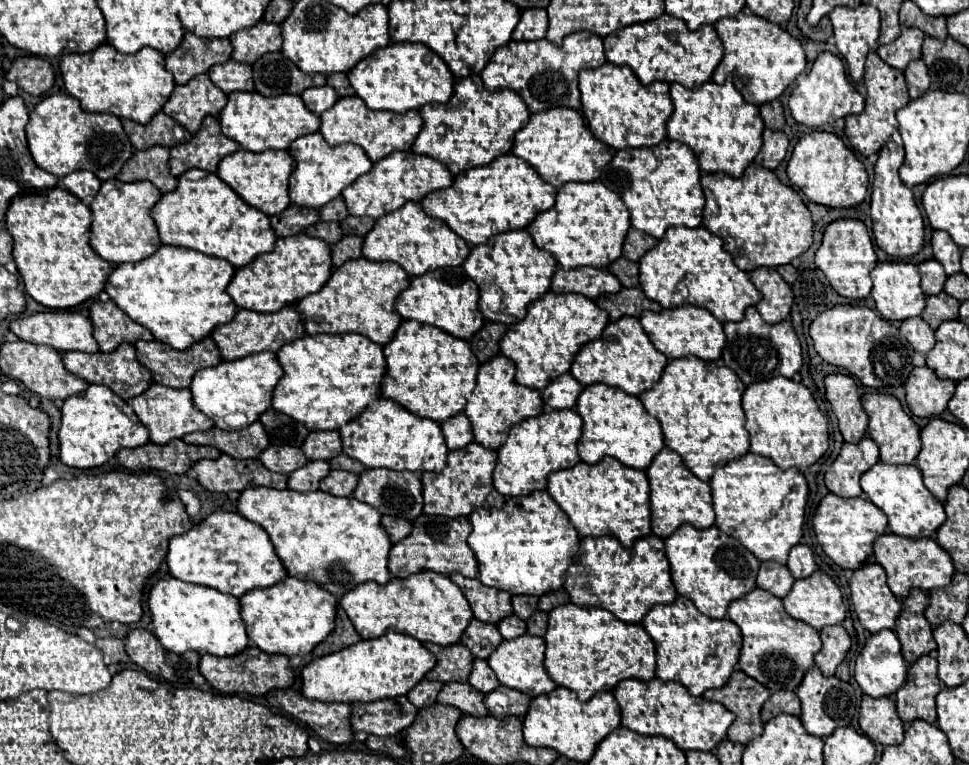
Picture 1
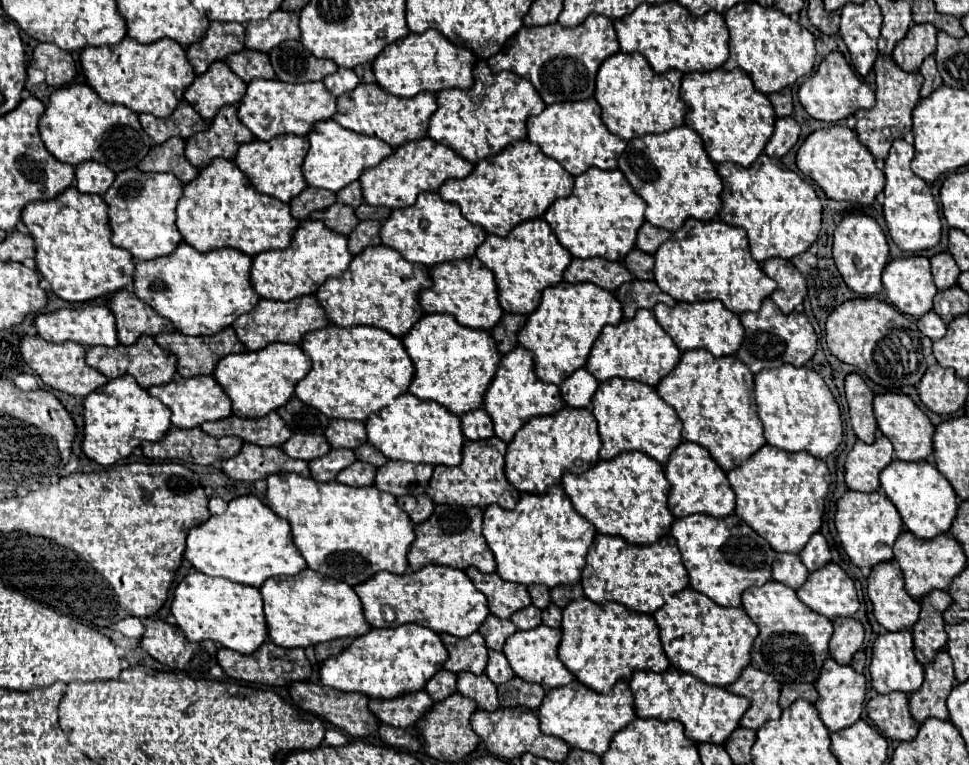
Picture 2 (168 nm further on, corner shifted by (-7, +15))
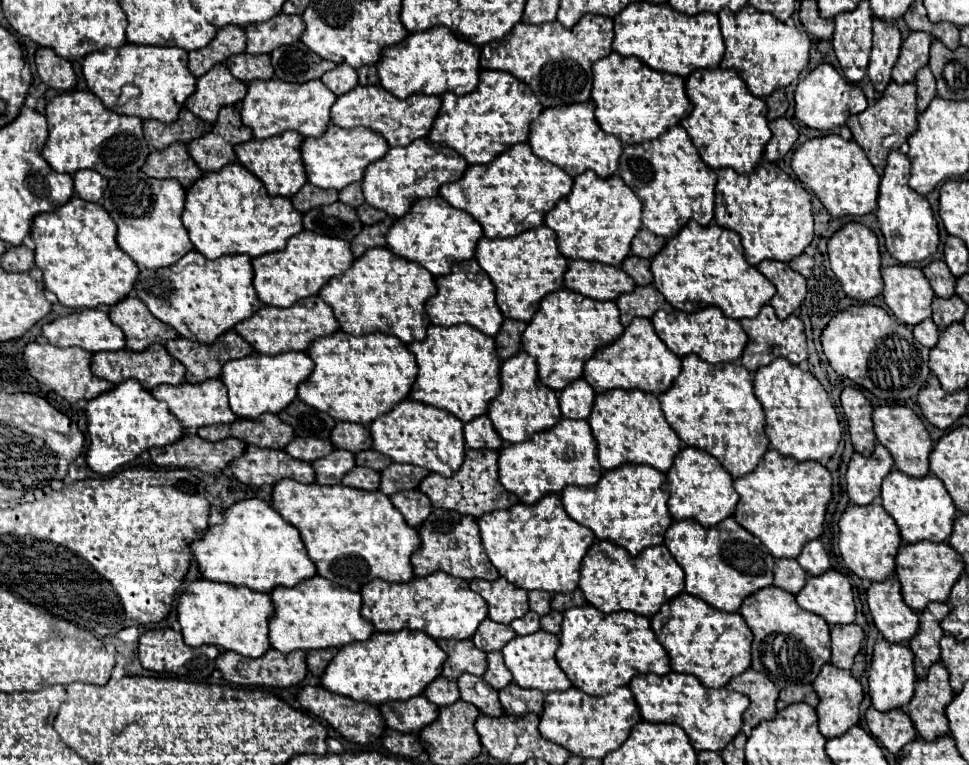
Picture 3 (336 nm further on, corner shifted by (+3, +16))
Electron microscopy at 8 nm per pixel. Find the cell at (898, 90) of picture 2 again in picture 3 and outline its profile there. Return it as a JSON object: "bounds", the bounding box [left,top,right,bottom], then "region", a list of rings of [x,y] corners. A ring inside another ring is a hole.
{"bounds":[846,82,918,168],"region":[[[890,82],[888,88],[884,90],[884,96],[880,96],[874,106],[866,108],[862,114],[850,116],[846,124],[848,124],[854,140],[858,142],[858,146],[866,152],[866,158],[870,160],[870,164],[874,168],[884,168],[886,166],[886,158],[890,154],[890,148],[884,148],[884,138],[898,136],[898,144],[894,146],[894,148],[898,148],[908,136],[912,136],[916,132],[916,124],[918,124],[916,118],[918,118],[916,86],[914,84]]]}

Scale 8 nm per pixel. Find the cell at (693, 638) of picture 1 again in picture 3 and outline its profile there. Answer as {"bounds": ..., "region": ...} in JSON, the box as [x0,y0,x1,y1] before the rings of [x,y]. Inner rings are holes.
{"bounds":[650,592,754,688],"region":[[[682,592],[682,596],[676,596],[676,600],[664,604],[664,608],[660,608],[650,622],[658,642],[670,656],[672,670],[696,676],[706,688],[722,688],[734,676],[750,668],[750,648],[754,636],[738,612],[720,612],[708,606],[704,600]]]}

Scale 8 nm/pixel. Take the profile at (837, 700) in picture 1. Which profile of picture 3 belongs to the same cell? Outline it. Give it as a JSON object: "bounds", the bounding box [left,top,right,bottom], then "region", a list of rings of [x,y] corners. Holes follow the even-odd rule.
{"bounds":[814,664,864,738],"region":[[[824,664],[818,678],[814,680],[814,690],[820,698],[820,704],[816,708],[820,722],[818,726],[826,738],[836,738],[860,722],[860,702],[864,700],[864,688],[850,672],[844,672],[832,664]]]}

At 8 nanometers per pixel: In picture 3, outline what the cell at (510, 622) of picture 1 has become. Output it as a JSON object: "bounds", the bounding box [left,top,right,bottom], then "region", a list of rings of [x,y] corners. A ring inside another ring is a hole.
{"bounds":[510,612,540,636],"region":[[[528,612],[526,616],[522,618],[516,618],[512,624],[510,624],[518,636],[526,636],[526,634],[534,634],[540,630],[540,616],[536,612]]]}

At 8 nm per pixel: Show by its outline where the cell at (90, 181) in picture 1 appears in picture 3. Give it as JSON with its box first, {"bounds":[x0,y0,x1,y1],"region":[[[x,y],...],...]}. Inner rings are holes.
{"bounds":[74,172,108,202],"region":[[[76,172],[74,174],[74,188],[76,196],[86,202],[98,202],[108,186],[104,176],[96,176],[96,172]]]}

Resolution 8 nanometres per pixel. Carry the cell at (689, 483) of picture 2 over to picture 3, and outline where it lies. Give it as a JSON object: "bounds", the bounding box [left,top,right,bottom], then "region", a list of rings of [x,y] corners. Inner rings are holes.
{"bounds":[666,448,738,528],"region":[[[682,448],[676,456],[672,468],[666,474],[668,478],[668,508],[674,520],[694,520],[704,528],[718,526],[722,520],[734,514],[738,504],[738,492],[734,490],[734,480],[728,472],[720,466],[720,462],[704,450],[696,448]]]}

